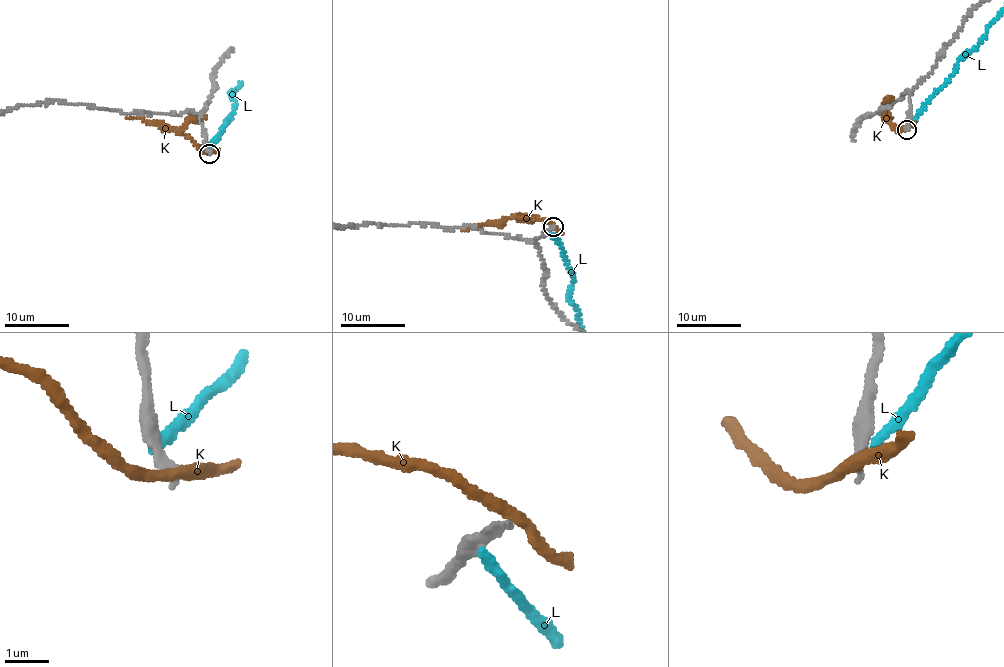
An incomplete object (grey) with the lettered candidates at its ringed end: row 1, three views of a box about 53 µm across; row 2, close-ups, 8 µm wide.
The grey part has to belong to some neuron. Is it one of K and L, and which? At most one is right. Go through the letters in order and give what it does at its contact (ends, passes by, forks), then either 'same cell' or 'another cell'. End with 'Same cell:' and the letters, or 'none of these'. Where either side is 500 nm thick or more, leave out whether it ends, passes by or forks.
K: it passes by | another cell
L: it ends | another cell
Same cell: none of these

